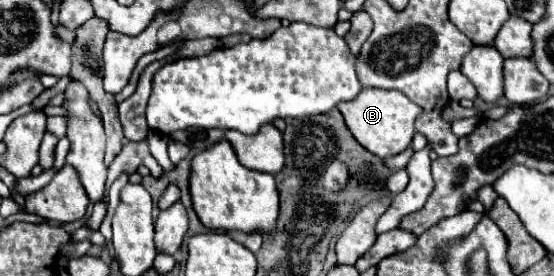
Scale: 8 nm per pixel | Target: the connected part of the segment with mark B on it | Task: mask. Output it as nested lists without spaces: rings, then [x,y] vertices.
[[[362,89],[356,99],[338,103],[338,109],[354,139],[372,155],[382,159],[398,155],[404,149],[408,149],[416,133],[414,119],[420,113],[420,107],[416,107],[416,103],[412,103],[404,93],[384,91],[384,89]]]

